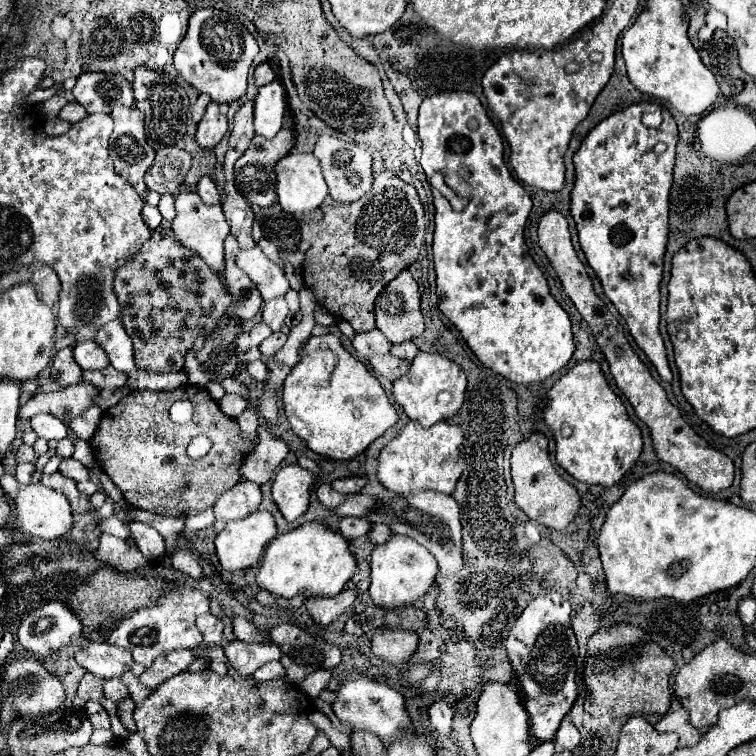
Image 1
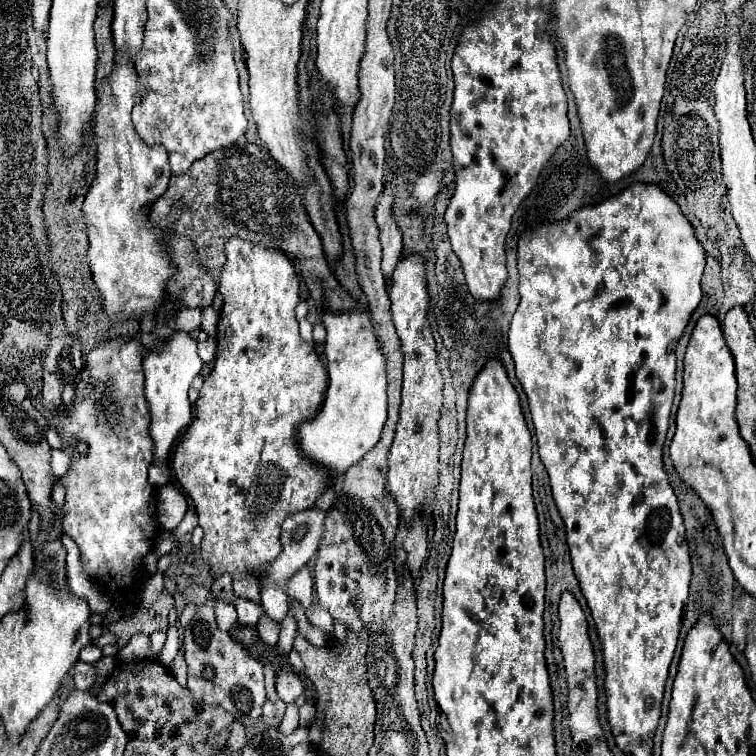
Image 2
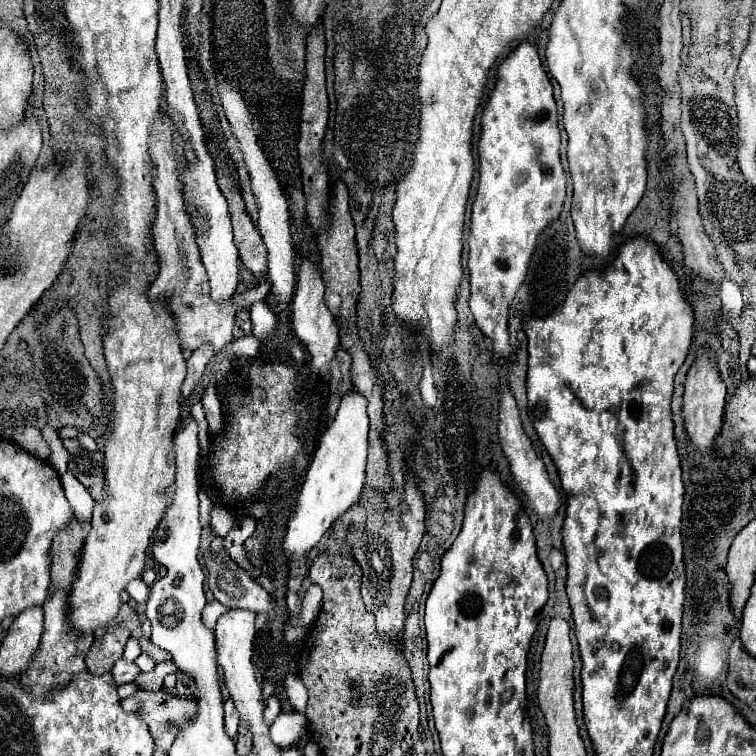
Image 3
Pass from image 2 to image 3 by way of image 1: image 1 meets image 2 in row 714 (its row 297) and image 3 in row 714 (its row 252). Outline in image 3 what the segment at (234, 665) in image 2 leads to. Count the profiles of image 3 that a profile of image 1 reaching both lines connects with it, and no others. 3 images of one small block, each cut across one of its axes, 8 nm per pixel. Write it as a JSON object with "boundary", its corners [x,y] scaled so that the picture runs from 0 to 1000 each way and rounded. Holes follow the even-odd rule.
{"boundary":[[[299,926],[296,929],[296,939],[299,939],[299,947],[296,947],[296,952],[299,952],[299,968],[302,968],[304,976],[312,976],[315,974],[315,955],[317,955],[317,950],[312,944],[310,929]]]}

